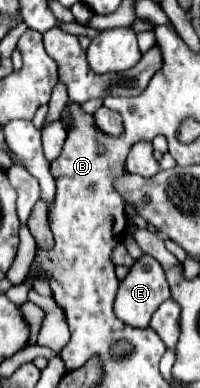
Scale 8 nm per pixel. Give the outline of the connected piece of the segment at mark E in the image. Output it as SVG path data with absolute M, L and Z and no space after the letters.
M142 256L140 260L136 260L128 272L128 276L120 282L120 290L116 294L116 302L114 302L114 312L122 322L128 322L130 326L136 328L146 328L152 314L156 312L156 308L170 298L170 288L164 276L164 268L160 266L160 262L152 256Z

